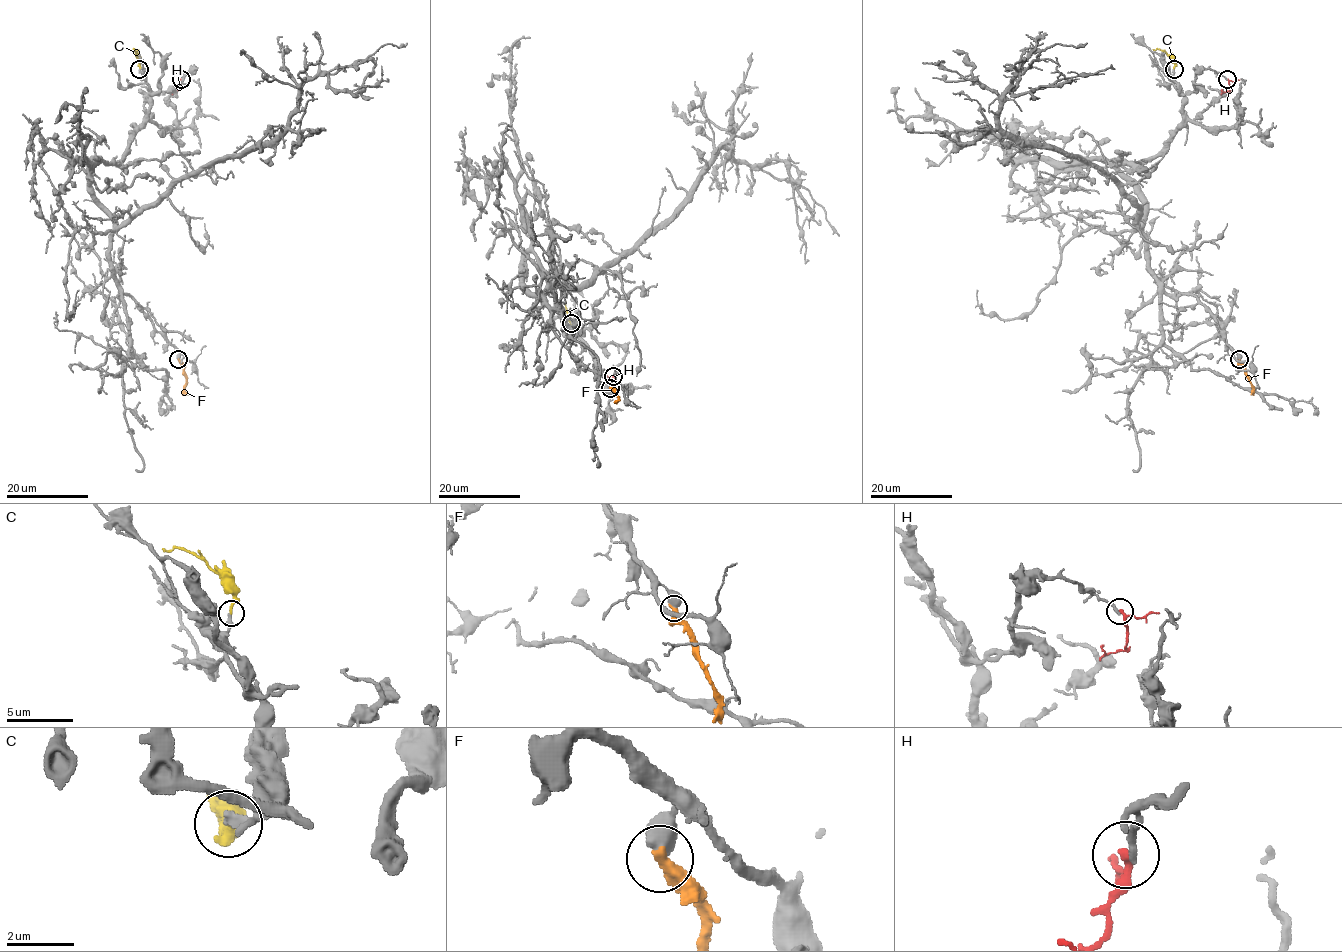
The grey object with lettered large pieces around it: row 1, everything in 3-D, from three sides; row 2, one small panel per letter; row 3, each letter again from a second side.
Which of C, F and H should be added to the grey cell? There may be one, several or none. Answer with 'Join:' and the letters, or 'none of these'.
Join: C

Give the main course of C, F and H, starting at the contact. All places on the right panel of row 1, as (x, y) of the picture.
C: (1174, 69), (1174, 61), (1165, 52), (1153, 50)
F: (1238, 359), (1254, 395)
H: (1227, 79), (1229, 89), (1225, 92), (1221, 89)

